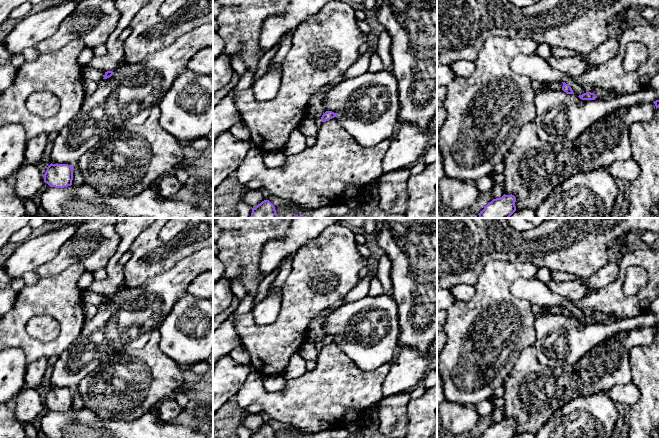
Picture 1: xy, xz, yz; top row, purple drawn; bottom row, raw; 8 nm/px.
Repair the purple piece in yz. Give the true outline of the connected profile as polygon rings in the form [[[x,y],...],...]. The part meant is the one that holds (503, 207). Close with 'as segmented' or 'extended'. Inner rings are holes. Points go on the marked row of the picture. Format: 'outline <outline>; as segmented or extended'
outline [[[503,195],[493,199],[478,214],[480,218],[509,218],[515,211],[516,197],[514,195]]]; as segmented

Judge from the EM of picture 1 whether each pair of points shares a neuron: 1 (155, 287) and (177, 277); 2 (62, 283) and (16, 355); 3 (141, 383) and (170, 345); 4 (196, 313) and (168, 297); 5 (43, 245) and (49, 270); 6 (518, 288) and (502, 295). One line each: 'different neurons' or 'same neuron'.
1: same neuron
2: different neurons
3: different neurons
4: different neurons
5: different neurons
6: different neurons

